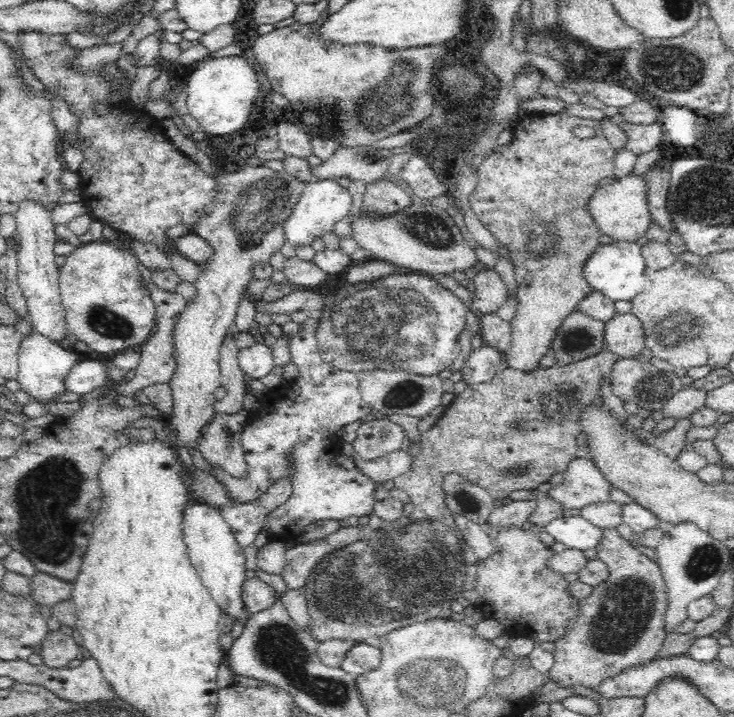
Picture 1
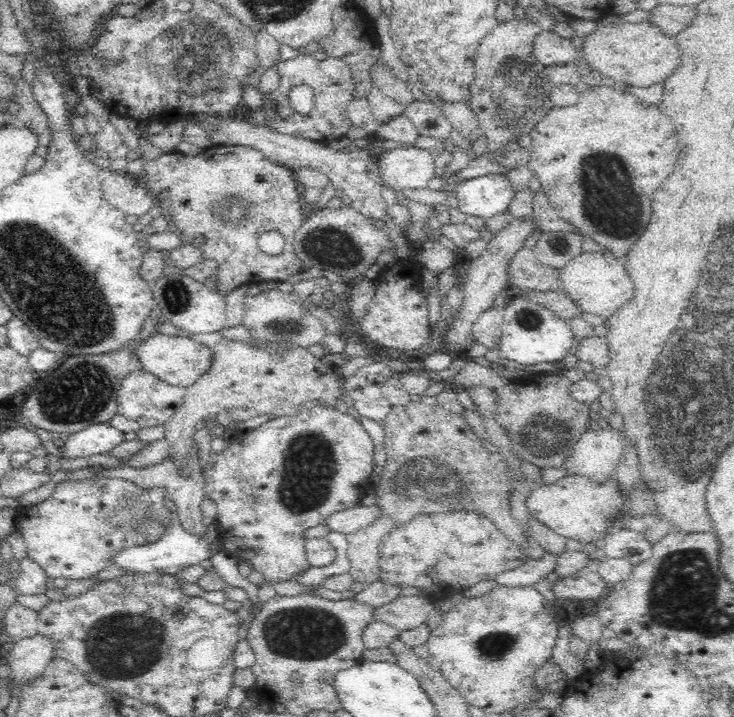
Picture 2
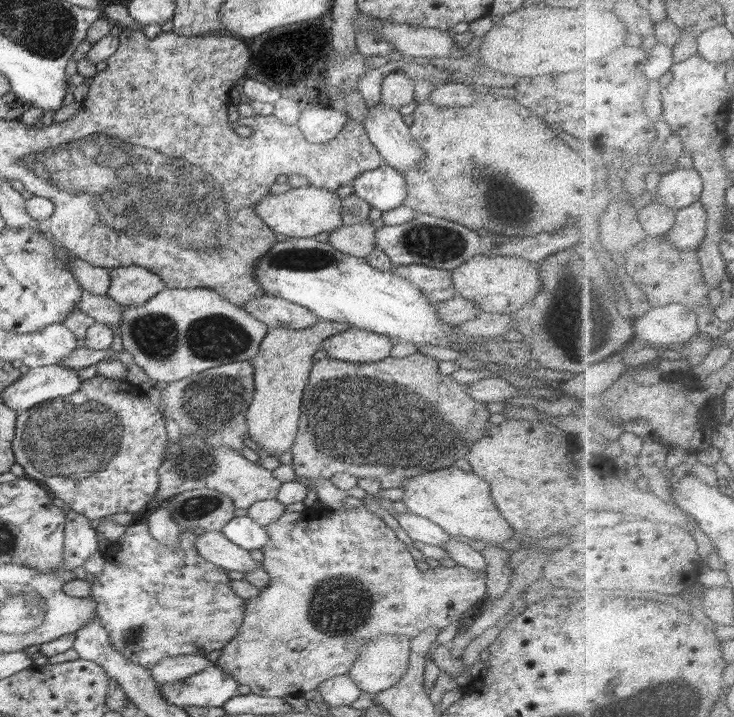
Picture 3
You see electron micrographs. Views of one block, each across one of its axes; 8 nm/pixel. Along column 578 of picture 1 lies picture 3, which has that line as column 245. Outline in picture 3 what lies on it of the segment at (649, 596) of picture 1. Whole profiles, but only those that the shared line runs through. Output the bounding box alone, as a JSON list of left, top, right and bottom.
[215,503,487,698]

